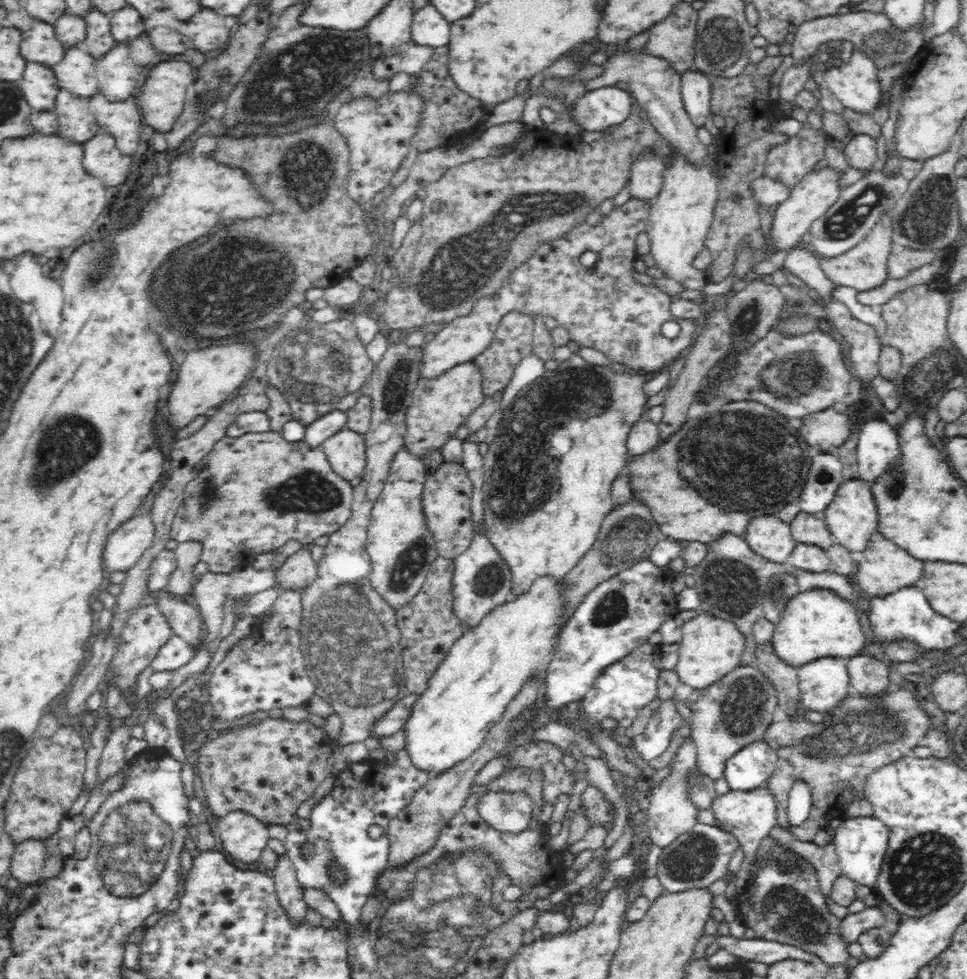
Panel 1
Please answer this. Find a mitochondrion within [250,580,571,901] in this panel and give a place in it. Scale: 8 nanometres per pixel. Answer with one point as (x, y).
(295, 637)

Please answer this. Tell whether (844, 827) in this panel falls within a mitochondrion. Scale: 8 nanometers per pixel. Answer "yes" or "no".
no

